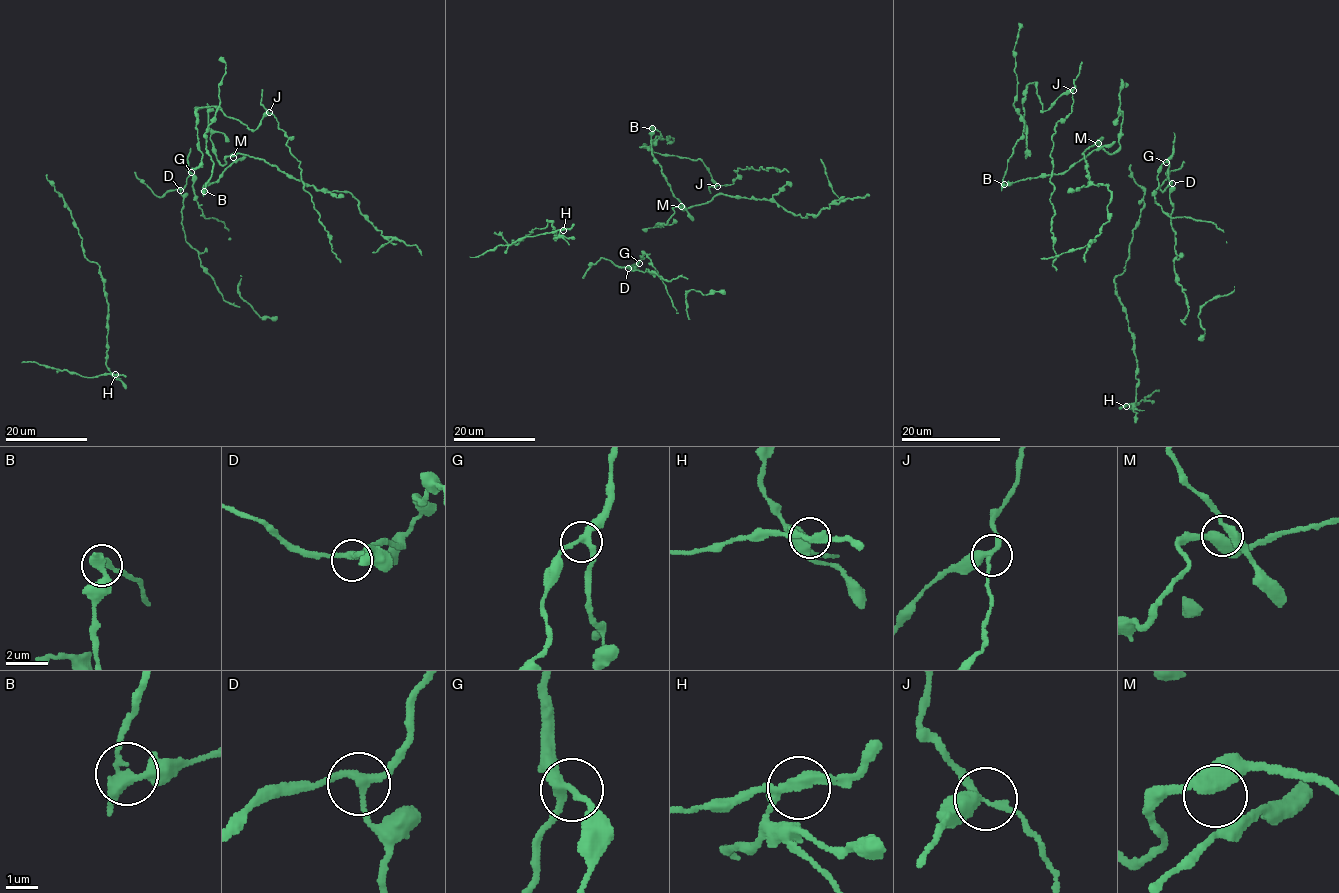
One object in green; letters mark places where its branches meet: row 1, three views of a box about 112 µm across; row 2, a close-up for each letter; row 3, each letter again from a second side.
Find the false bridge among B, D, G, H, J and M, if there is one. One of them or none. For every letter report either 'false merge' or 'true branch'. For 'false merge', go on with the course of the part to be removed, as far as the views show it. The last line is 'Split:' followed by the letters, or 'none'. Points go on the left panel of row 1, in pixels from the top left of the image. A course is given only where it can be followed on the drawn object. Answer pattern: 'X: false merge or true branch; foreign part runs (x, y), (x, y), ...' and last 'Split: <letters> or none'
B: true branch
D: true branch
G: true branch
H: false merge; foreign part runs (115, 375), (82, 377), (45, 364), (21, 362)
J: true branch
M: true branch
Split: H

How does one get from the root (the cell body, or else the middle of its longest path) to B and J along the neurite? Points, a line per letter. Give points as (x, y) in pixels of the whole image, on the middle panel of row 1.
B: (673, 214), (675, 206), (683, 206), (653, 156), (652, 128)
J: (673, 214), (675, 206), (683, 206), (653, 156), (653, 127), (662, 135), (644, 147), (700, 159), (717, 186)

